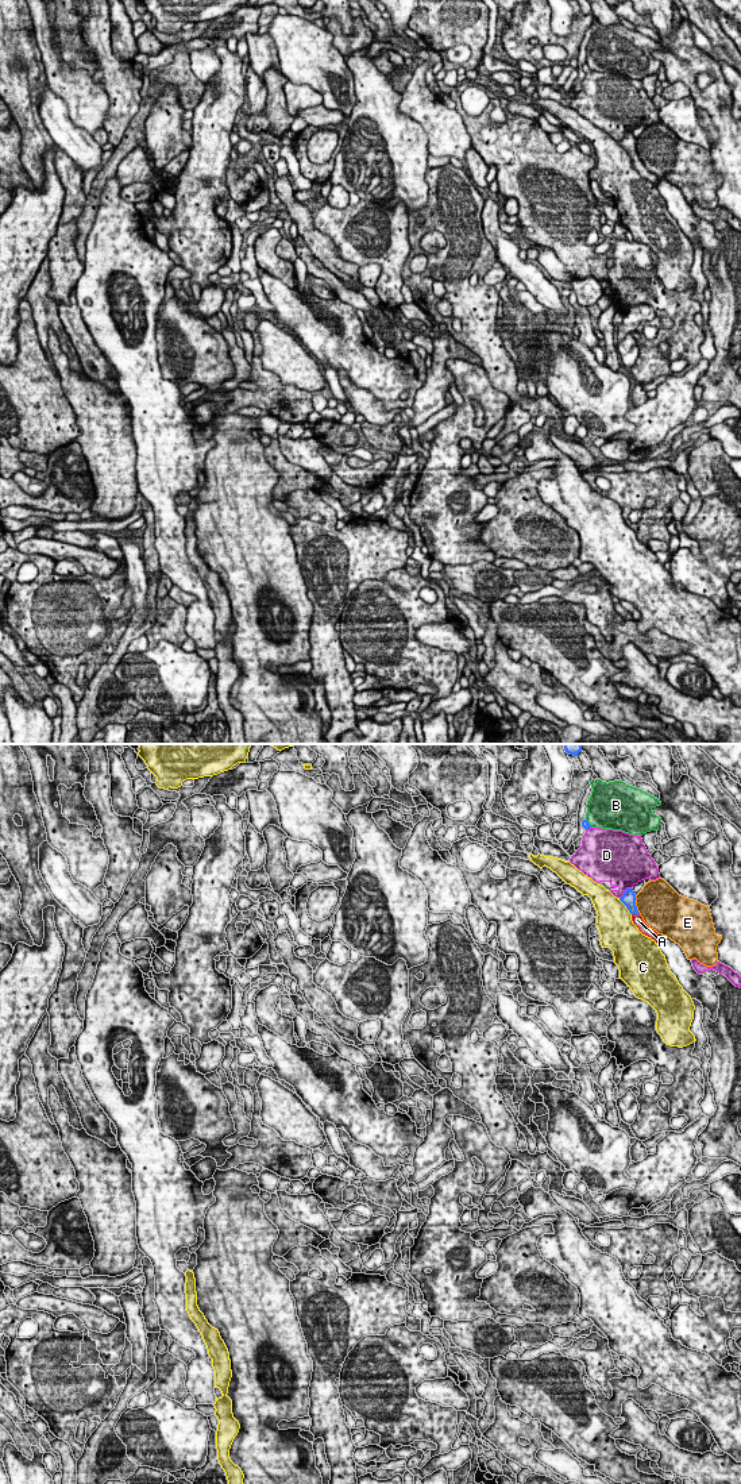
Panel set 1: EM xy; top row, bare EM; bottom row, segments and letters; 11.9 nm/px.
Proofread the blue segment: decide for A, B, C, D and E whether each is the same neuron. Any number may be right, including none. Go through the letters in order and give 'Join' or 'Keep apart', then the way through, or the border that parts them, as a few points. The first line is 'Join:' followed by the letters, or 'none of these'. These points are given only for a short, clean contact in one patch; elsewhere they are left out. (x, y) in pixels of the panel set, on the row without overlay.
Join: A
A: Join. Path across: xy (629, 142), (636, 158), (637, 164)
B: Keep apart
C: Keep apart. Boundary: xy (618, 142), (630, 158)
D: Keep apart
E: Keep apart

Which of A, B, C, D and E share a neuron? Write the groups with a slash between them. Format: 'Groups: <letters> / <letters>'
Groups: A / B / C / D / E

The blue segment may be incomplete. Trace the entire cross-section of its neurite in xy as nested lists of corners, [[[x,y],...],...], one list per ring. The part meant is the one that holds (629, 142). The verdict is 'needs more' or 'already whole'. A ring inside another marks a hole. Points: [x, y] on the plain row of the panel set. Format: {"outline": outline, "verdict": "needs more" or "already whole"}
{"outline": [[[626,132],[624,139],[620,142],[620,144],[626,150],[629,157],[632,158],[633,167],[638,171],[638,174],[651,181],[652,184],[657,185],[657,176],[651,173],[640,159],[637,150],[636,150],[636,138],[633,132]]], "verdict": "needs more"}

